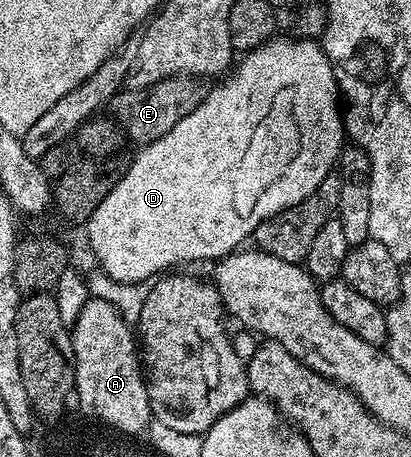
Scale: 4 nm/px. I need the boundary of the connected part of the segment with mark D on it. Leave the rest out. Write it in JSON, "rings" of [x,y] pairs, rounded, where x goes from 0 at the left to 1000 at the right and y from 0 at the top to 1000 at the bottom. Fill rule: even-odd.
{"rings":[[[664,79],[655,92],[642,92],[628,105],[601,112],[594,127],[572,138],[569,151],[543,173],[538,188],[516,188],[506,206],[462,245],[462,254],[433,263],[394,306],[375,306],[365,317],[338,330],[331,348],[319,348],[311,374],[277,403],[277,411],[229,455],[221,477],[209,488],[214,501],[214,530],[224,536],[224,556],[236,565],[241,589],[268,602],[282,615],[297,617],[358,617],[416,593],[438,586],[445,573],[506,573],[552,565],[557,556],[582,549],[611,523],[613,510],[657,473],[686,464],[696,455],[715,455],[745,429],[754,429],[793,394],[793,385],[810,379],[818,352],[827,346],[827,326],[842,313],[842,267],[832,256],[832,214],[822,204],[813,149],[803,131],[788,120],[786,98],[776,90],[752,88],[740,79],[720,83],[681,83]]]}

